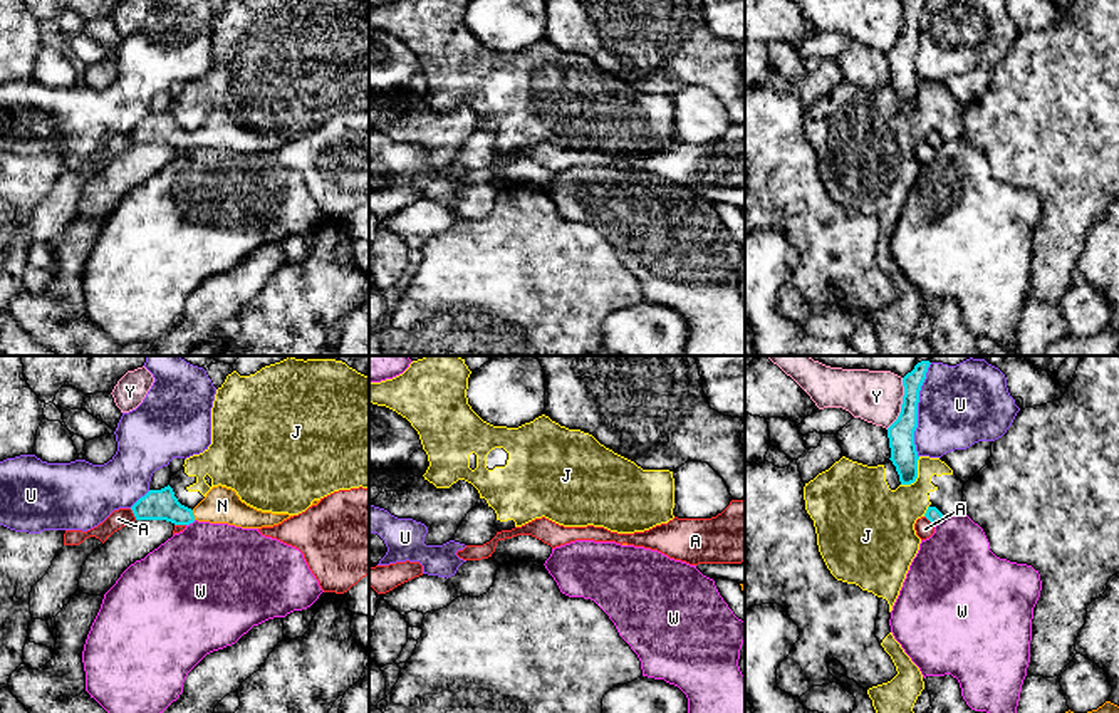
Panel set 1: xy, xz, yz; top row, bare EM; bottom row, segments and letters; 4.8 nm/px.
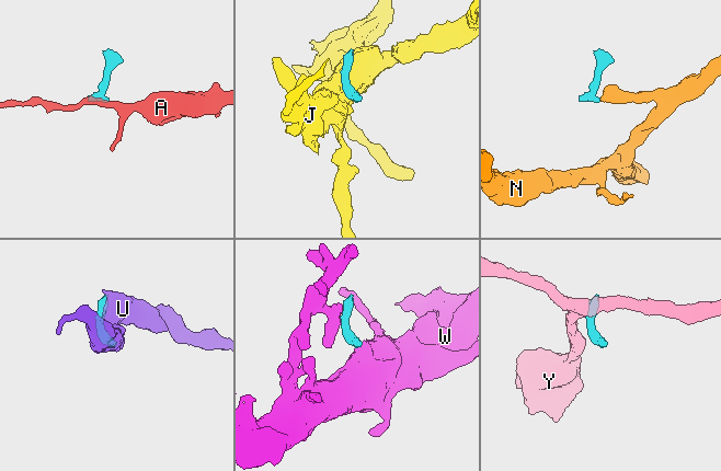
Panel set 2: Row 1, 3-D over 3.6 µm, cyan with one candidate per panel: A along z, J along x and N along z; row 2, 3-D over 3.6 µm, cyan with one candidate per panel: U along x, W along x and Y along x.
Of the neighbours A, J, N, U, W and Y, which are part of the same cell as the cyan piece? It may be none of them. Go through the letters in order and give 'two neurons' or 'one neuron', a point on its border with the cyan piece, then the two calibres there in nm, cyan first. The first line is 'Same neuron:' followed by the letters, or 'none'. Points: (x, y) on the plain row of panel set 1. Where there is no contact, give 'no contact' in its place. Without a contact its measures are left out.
Same neuron: N
A: two neurons; contact xy (133, 136); calibres 140 and 90 nm
J: two neurons; contact yz (916, 99); calibres 130 and 280 nm
N: one neuron; contact xy (193, 140); calibres 140 and 180 nm
U: two neurons; contact yz (916, 41); calibres 130 and 360 nm
W: two neurons; contact yz (940, 145); calibres 70 and 400 nm
Y: two neurons; contact yz (903, 27); calibres 130 and 220 nm

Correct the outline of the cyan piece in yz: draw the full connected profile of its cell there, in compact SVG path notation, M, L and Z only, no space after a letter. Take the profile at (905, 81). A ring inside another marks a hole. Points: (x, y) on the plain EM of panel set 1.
M904 0L904 20L898 44L887 52L891 86L896 91L901 109L911 109L918 102L918 75L914 55L918 52L919 15L926 0Z

